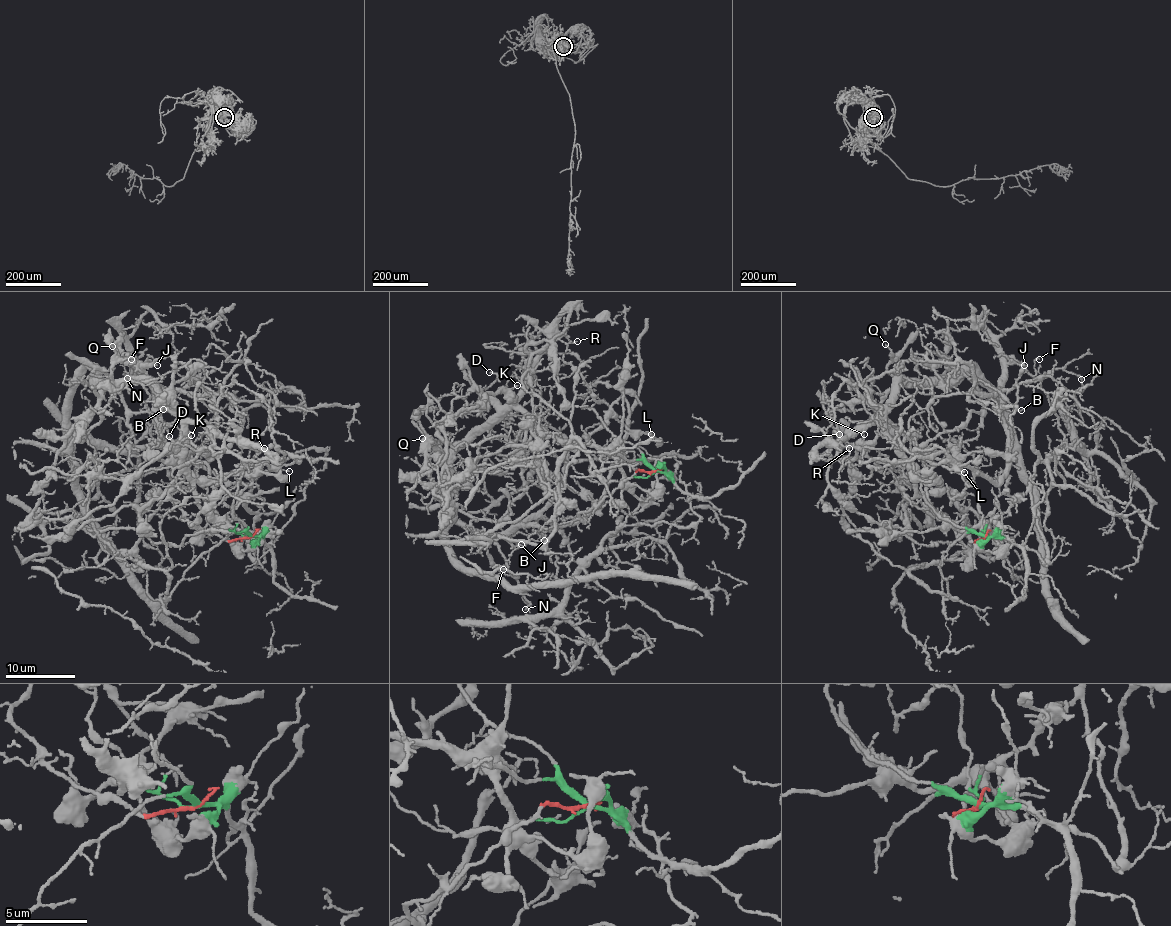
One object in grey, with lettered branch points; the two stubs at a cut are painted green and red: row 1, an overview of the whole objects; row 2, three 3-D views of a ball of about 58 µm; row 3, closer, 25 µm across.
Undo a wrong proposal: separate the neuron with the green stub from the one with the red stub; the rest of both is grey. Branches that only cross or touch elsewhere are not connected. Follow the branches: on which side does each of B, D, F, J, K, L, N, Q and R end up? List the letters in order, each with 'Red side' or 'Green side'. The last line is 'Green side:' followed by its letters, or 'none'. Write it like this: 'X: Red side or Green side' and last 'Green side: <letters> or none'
B: Red side
D: Green side
F: Red side
J: Red side
K: Green side
L: Green side
N: Red side
Q: Green side
R: Green side
Green side: D, K, L, Q, R

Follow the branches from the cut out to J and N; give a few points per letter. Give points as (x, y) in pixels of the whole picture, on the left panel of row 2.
J: (248, 536), (232, 540), (207, 533), (171, 500), (186, 465), (154, 416), (154, 381), (143, 364), (157, 365)
N: (248, 536), (207, 533), (171, 500), (186, 465), (163, 437), (154, 381), (134, 357), (126, 379)

